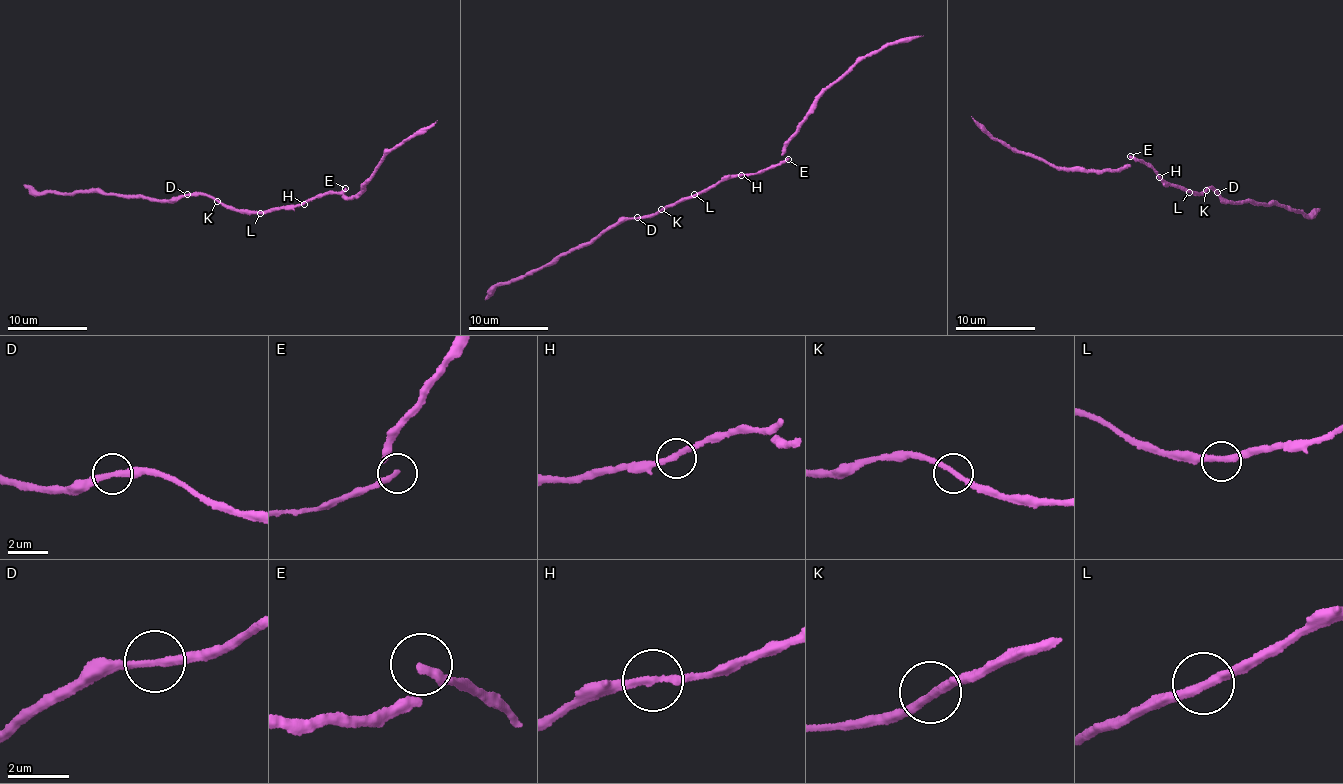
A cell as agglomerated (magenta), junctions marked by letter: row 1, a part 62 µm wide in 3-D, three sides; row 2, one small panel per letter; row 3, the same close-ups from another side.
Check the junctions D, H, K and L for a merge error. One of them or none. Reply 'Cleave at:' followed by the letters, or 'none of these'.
Cleave at: none of these

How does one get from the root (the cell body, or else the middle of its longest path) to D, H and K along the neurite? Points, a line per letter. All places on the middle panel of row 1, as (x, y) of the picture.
D: (697, 195), (675, 201), (653, 214), (637, 217)
H: (697, 195), (715, 187), (718, 181), (740, 175)
K: (697, 195), (682, 198), (661, 209)

